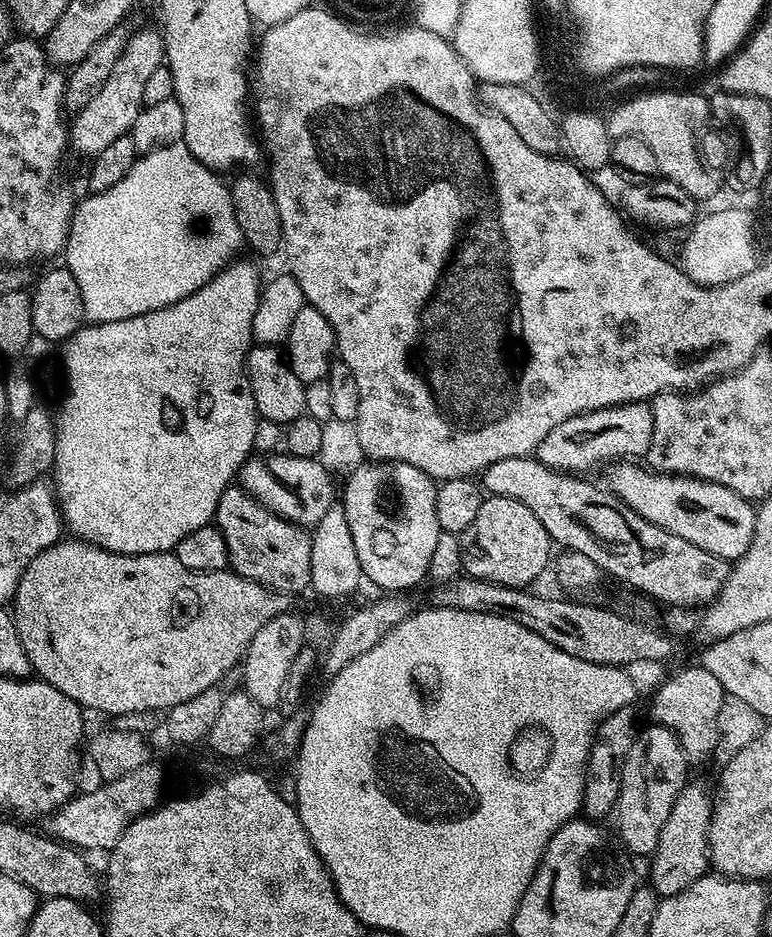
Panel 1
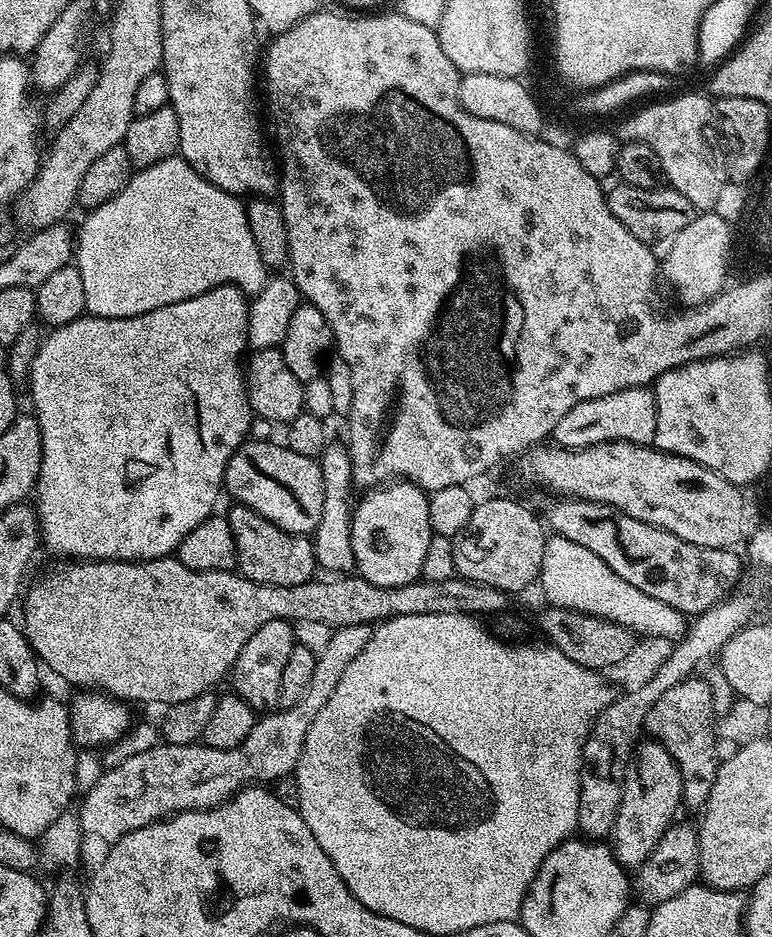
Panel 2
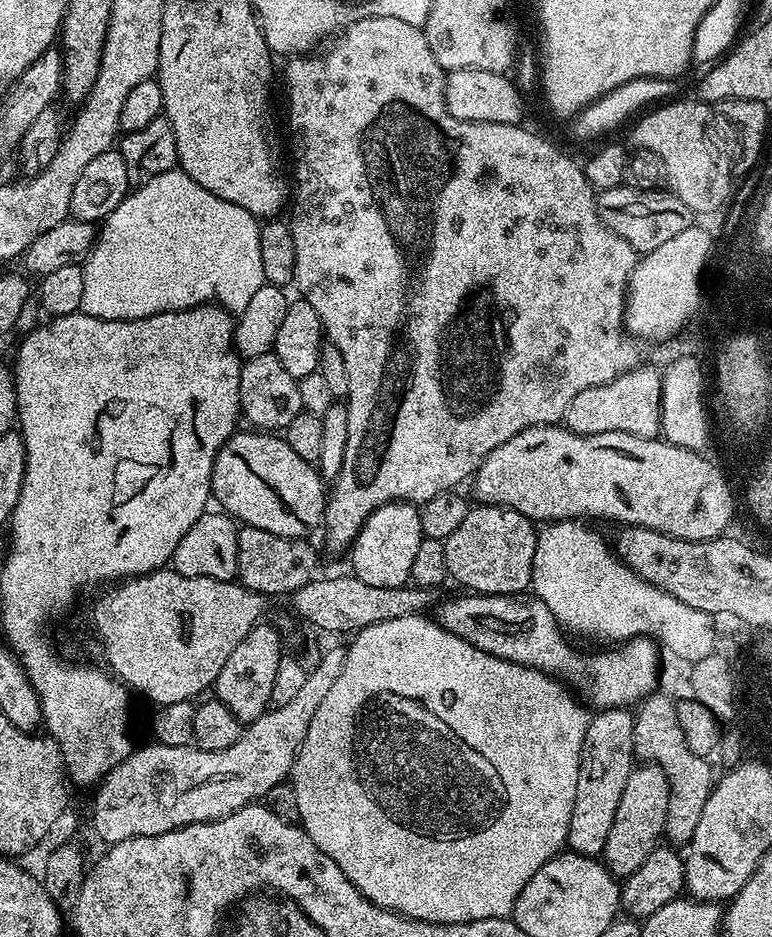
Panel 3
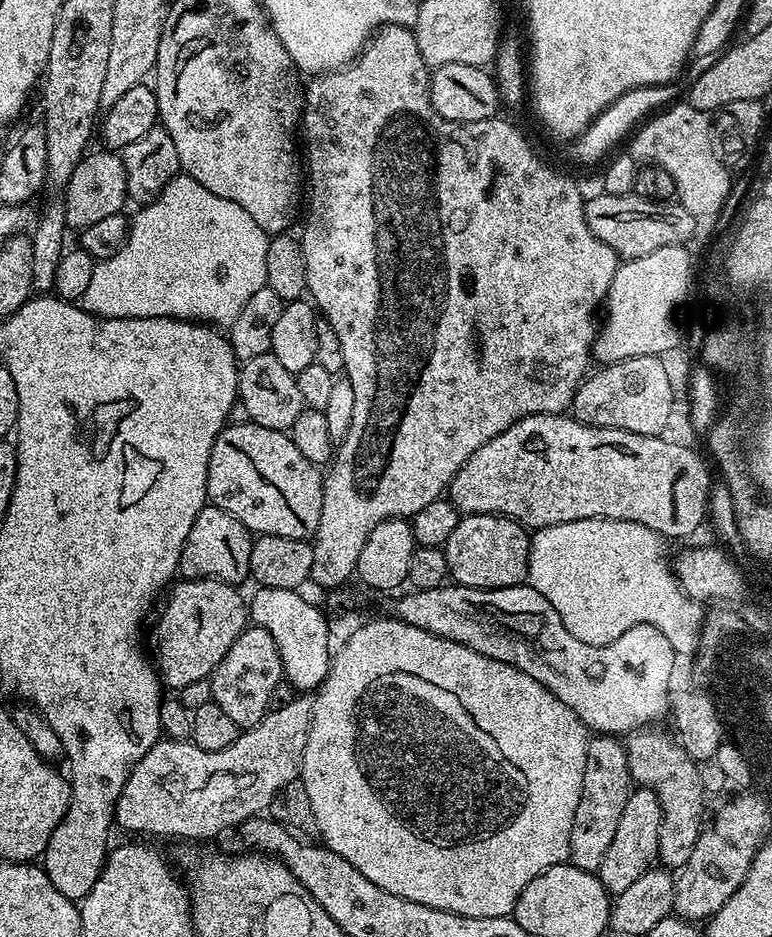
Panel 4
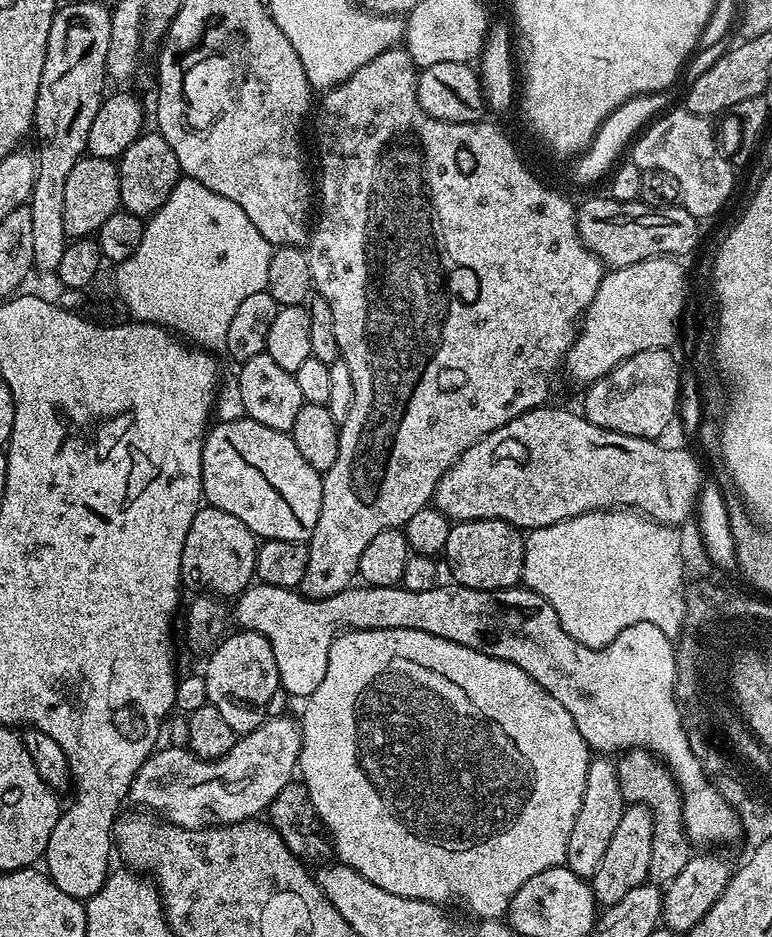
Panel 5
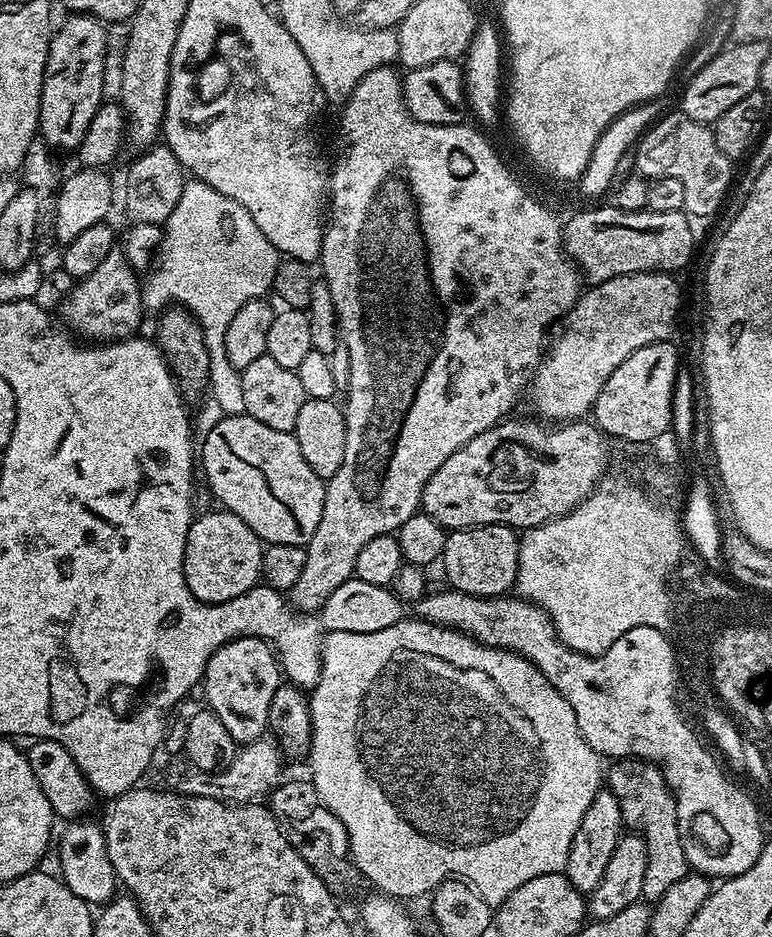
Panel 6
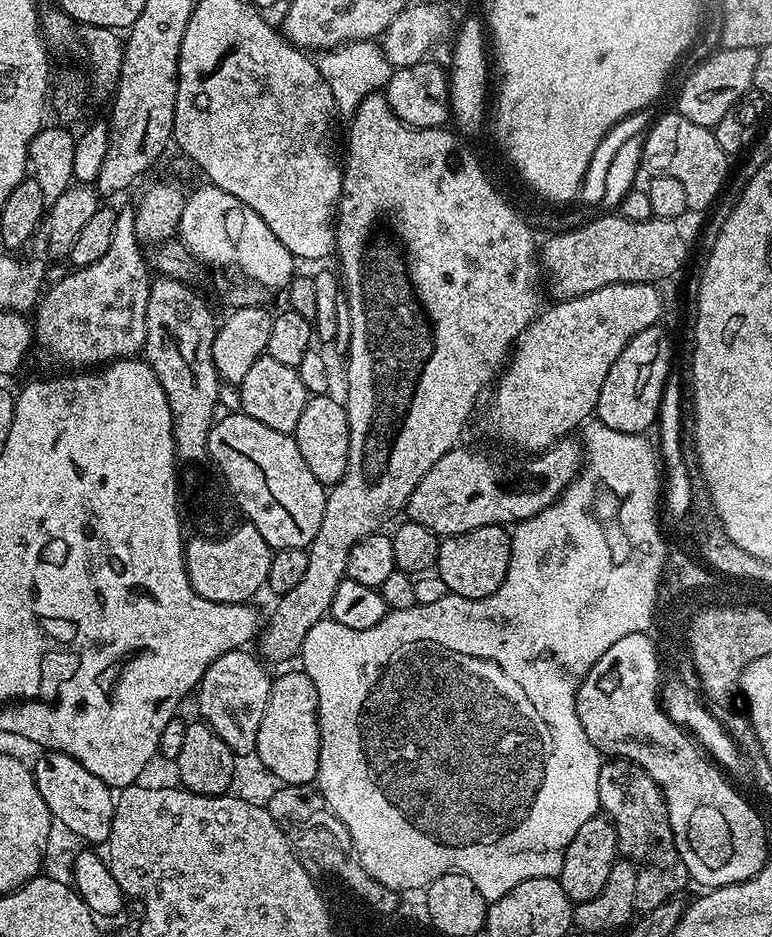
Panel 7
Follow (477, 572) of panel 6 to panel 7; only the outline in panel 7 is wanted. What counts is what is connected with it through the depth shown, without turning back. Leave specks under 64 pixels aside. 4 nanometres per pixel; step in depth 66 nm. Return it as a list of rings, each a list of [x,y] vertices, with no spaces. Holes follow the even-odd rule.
[[[499,524],[490,526],[478,526],[478,530],[470,530],[466,534],[454,534],[441,539],[438,558],[436,559],[435,575],[440,575],[440,580],[445,584],[447,591],[453,596],[461,596],[467,600],[481,600],[492,596],[498,586],[506,578],[510,570],[510,550],[512,549],[512,537],[507,527]]]

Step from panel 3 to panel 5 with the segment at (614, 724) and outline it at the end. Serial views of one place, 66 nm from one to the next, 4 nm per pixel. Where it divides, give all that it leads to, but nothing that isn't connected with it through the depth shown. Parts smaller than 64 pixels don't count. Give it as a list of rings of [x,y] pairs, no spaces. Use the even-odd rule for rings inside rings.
[[[604,754],[589,759],[586,790],[582,794],[582,810],[578,810],[578,818],[574,818],[574,830],[570,830],[570,843],[566,846],[568,869],[582,879],[591,881],[592,875],[598,870],[606,850],[610,847],[610,838],[614,838],[614,830],[618,830],[618,822],[625,807],[622,786],[618,784],[616,760]]]

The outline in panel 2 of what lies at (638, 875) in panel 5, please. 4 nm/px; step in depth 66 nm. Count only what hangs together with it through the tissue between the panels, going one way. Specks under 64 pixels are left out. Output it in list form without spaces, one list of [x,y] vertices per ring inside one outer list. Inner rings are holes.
[[[651,738],[637,744],[626,770],[622,802],[618,806],[610,837],[610,847],[616,861],[625,870],[641,868],[646,858],[650,858],[662,834],[666,834],[668,827],[677,819],[676,807],[681,807],[683,795],[682,774],[672,755]]]

